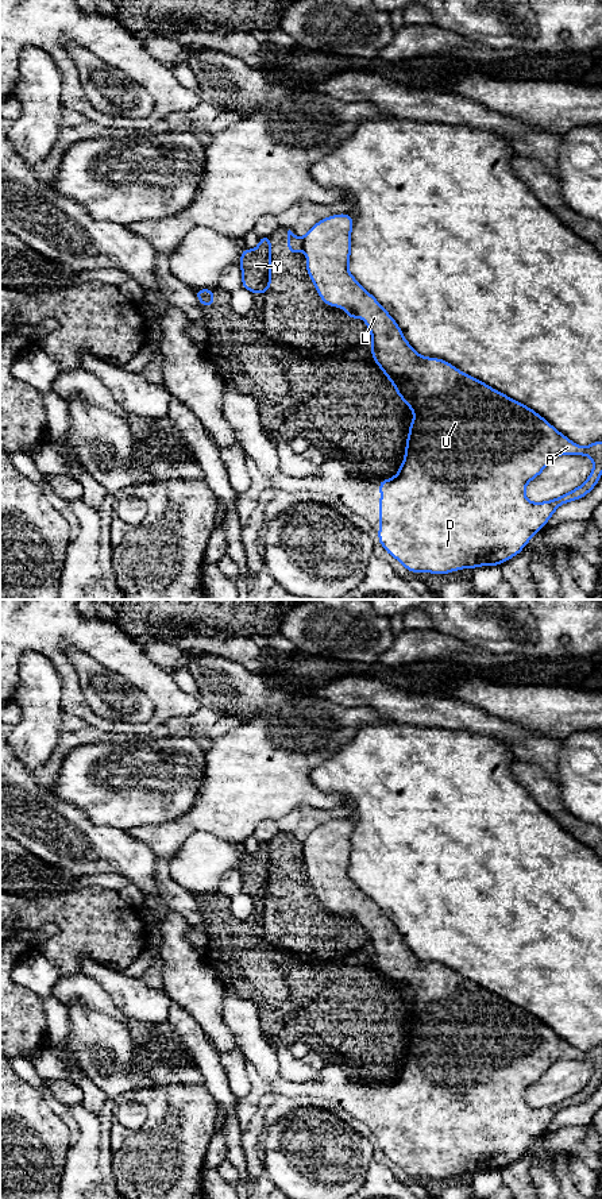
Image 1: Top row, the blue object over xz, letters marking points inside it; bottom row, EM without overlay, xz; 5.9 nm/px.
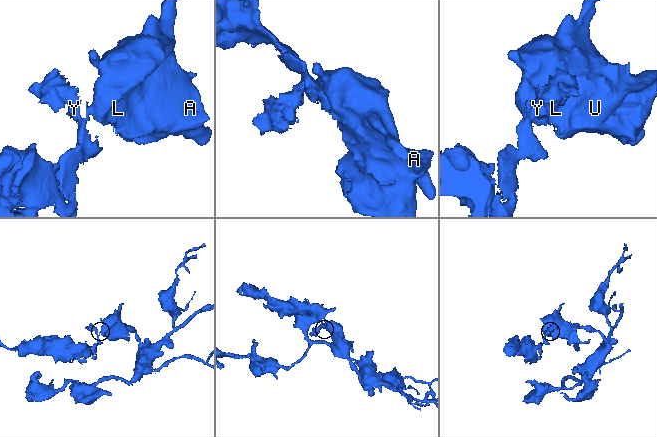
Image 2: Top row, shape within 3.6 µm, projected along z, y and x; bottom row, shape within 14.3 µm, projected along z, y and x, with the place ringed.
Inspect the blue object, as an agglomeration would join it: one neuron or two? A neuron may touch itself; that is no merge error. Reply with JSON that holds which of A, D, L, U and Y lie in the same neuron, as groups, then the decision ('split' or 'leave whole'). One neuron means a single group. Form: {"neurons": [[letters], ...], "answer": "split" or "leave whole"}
{"neurons": [["A", "D", "L", "U"], ["Y"]], "answer": "split"}

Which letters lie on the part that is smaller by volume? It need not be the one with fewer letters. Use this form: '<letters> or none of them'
Y

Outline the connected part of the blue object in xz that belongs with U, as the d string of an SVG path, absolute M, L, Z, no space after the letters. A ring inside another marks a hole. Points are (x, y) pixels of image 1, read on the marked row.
M350 213L320 219L302 238L301 247L306 255L306 274L312 277L312 285L317 288L323 304L344 308L347 319L362 317L366 321L366 328L371 331L371 358L414 415L409 424L405 456L398 473L390 479L378 481L381 491L378 541L409 572L443 575L463 568L501 566L524 550L560 505L583 498L597 486L602 477L602 442L597 440L582 447L520 401L460 371L444 359L420 355L385 307L350 273L352 225L354 219ZM559 455L590 456L593 459L590 475L580 486L563 496L530 502L525 496L526 485Z

